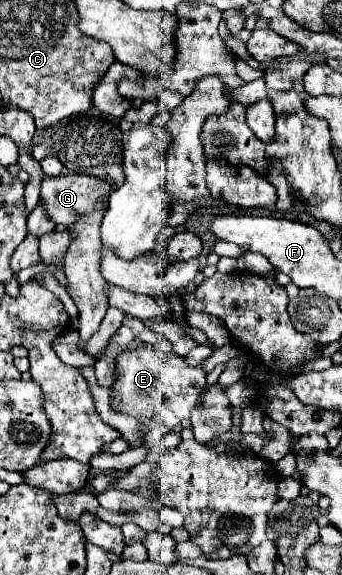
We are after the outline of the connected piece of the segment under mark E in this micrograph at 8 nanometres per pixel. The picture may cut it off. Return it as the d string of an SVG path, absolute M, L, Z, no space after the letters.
M154 344L140 346L138 350L134 348L132 352L122 352L116 358L116 374L118 376L112 382L112 392L116 398L120 398L116 412L138 420L138 440L142 440L142 446L148 446L148 442L144 442L148 422L154 420L160 410L168 408L178 418L190 418L190 410L198 408L198 396L204 390L202 384L206 384L206 372L202 366L190 366L184 358L176 356L174 352L166 354Z

